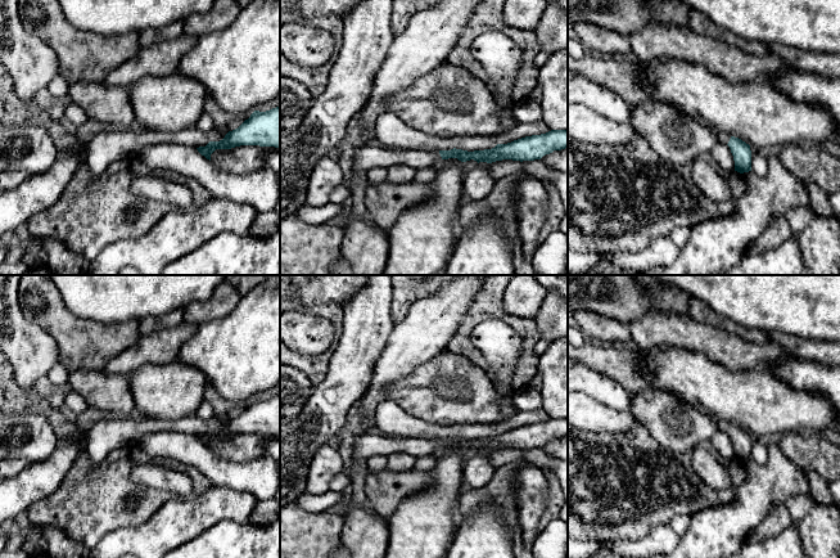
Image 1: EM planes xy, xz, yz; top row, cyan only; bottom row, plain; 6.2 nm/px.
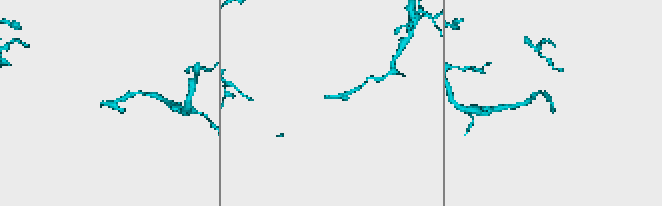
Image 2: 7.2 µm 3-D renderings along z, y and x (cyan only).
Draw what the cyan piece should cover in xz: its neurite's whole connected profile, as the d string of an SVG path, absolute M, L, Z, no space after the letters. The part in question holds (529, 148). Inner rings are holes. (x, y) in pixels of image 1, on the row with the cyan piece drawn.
M551 130L546 134L525 136L507 144L497 144L492 149L468 152L451 150L405 150L357 144L352 161L352 177L344 180L329 197L331 203L349 202L357 177L371 168L389 168L394 165L407 165L414 168L434 167L442 159L457 158L461 162L470 159L492 163L502 159L534 161L554 150L568 148L568 130Z

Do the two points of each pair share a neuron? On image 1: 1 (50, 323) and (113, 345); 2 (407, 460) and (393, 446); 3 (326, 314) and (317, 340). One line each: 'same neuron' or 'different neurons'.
1: same neuron
2: different neurons
3: different neurons

